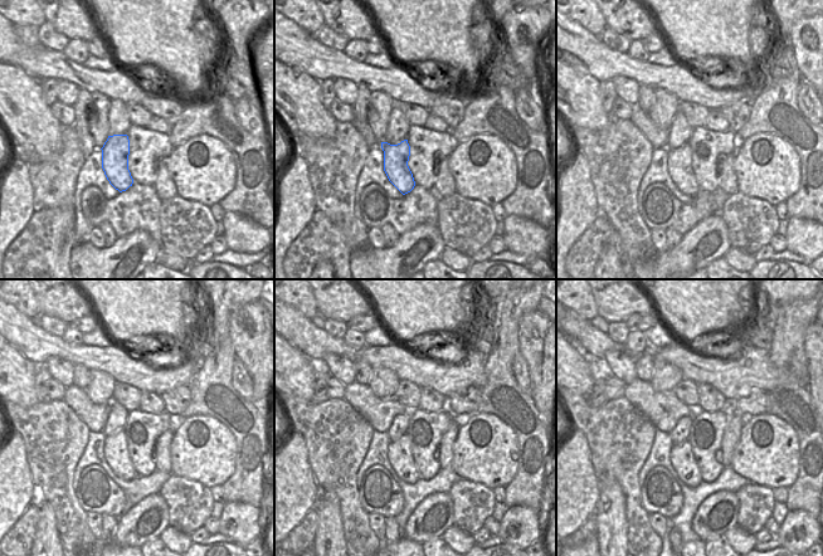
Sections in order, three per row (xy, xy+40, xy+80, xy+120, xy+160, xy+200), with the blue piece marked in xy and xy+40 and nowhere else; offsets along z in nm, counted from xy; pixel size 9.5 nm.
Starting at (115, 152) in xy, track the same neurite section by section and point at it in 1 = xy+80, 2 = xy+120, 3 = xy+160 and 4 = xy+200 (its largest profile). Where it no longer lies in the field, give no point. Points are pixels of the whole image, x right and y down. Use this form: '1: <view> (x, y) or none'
1: xy+80 (680, 161)
2: xy+120 (116, 452)
3: xy+160 (400, 457)
4: xy+200 (682, 458)

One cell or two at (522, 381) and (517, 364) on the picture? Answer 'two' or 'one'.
one

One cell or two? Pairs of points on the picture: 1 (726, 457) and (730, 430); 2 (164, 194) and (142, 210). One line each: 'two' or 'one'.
1: one
2: two

